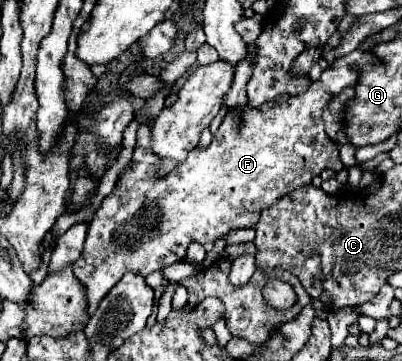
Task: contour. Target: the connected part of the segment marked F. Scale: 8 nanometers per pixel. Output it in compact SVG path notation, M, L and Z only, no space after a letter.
M355 49L343 59L335 61L329 69L325 69L321 79L313 81L305 93L295 97L283 97L273 105L267 103L261 111L247 107L241 125L239 117L225 115L221 127L213 135L211 145L205 149L193 149L187 159L179 163L167 177L157 175L159 159L151 151L151 129L147 125L141 125L137 131L137 145L133 153L135 165L127 173L123 173L115 189L103 199L99 211L89 223L89 241L85 241L81 257L73 263L73 273L87 293L87 311L95 313L99 301L113 289L115 283L119 283L123 273L143 273L143 277L147 277L153 271L161 271L163 267L179 261L185 255L189 243L209 243L229 233L231 229L255 227L255 221L259 221L259 213L275 205L279 197L291 193L297 187L309 185L311 179L323 169L341 171L343 163L339 159L337 145L331 143L323 131L321 111L329 103L329 99L341 93L345 87L355 87L359 79L359 69L373 63L377 63L375 55L363 49Z

